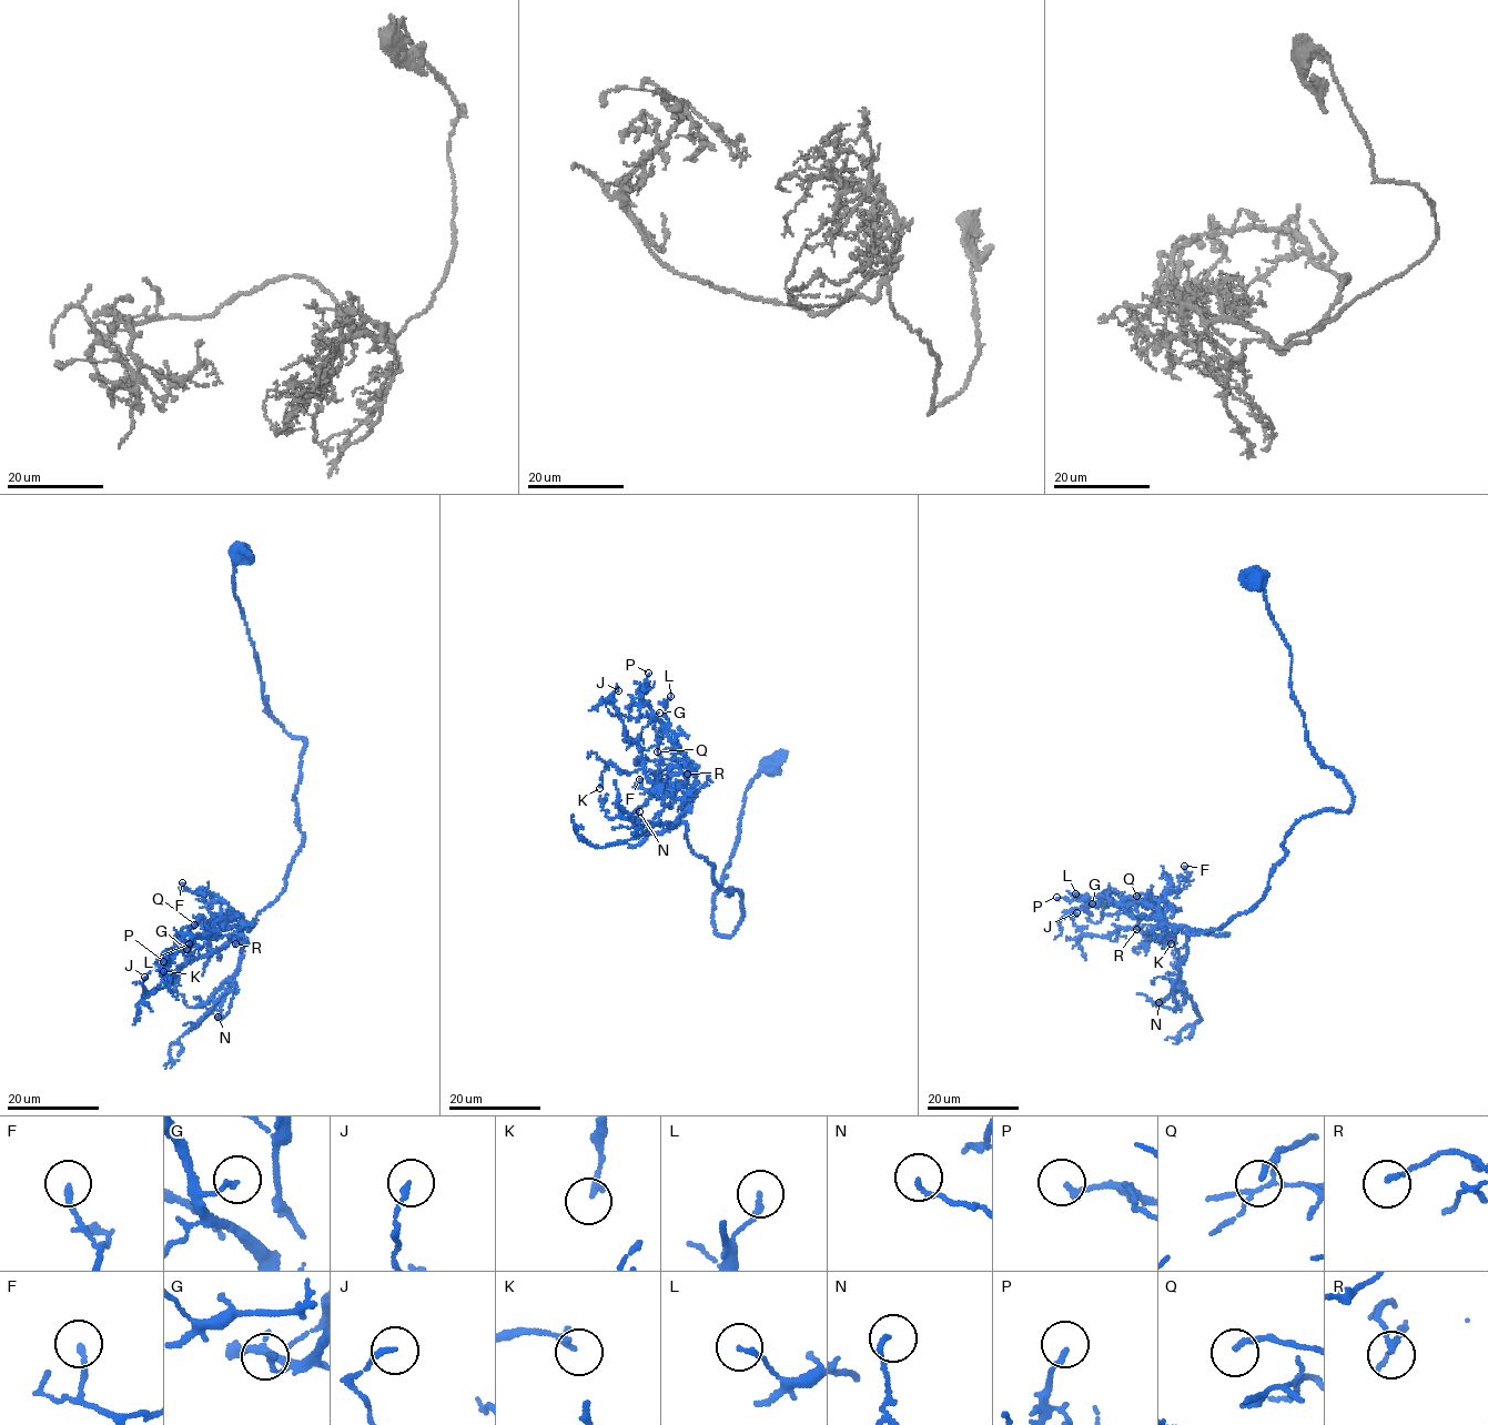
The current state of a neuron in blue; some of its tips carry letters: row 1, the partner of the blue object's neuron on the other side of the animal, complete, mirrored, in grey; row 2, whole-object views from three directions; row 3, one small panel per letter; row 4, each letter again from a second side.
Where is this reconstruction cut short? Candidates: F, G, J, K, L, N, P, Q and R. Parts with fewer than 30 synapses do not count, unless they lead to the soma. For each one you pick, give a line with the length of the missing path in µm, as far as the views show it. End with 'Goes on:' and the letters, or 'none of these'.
Goes on: none of these

